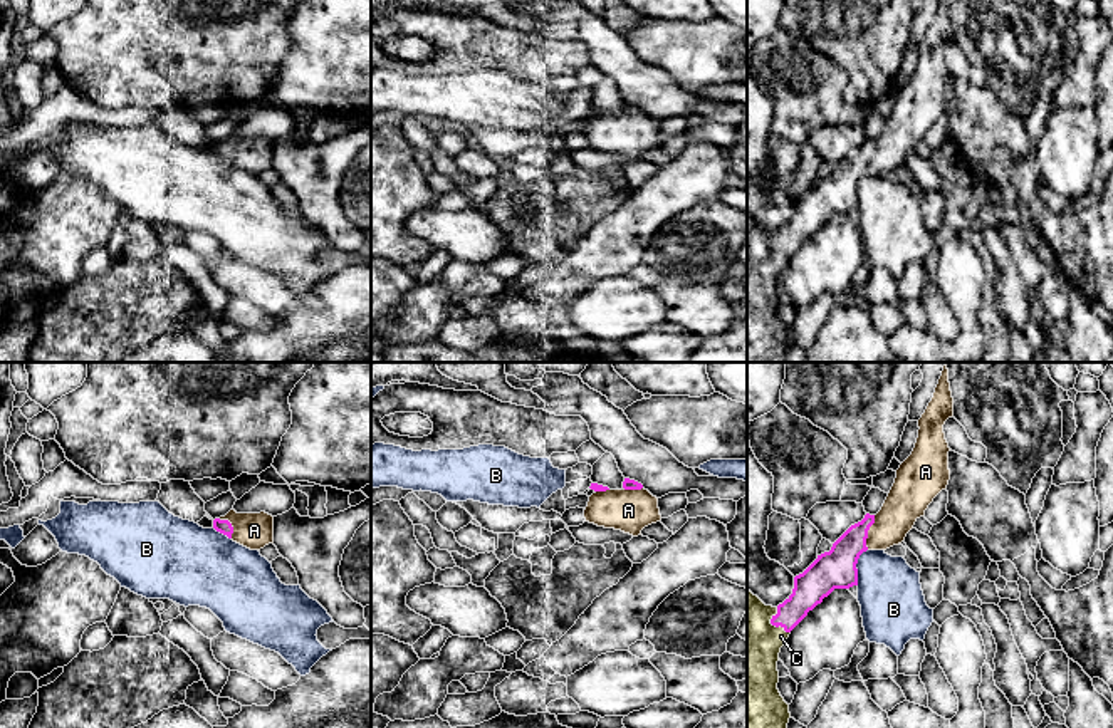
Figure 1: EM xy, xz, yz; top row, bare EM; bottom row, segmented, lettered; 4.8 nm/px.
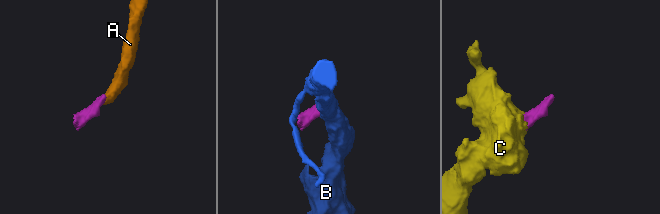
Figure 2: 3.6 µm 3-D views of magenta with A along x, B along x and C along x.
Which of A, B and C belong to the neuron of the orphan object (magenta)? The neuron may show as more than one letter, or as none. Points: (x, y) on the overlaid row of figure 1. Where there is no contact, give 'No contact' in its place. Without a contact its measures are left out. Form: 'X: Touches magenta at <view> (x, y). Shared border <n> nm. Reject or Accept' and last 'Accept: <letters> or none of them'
A: Touches magenta at yz (867, 532). Shared border 170 nm. Accept
B: Touches magenta at yz (855, 567). Shared border 180 nm. Reject
C: Touches magenta at yz (773, 624). Shared border 140 nm. Accept
Accept: A, C

